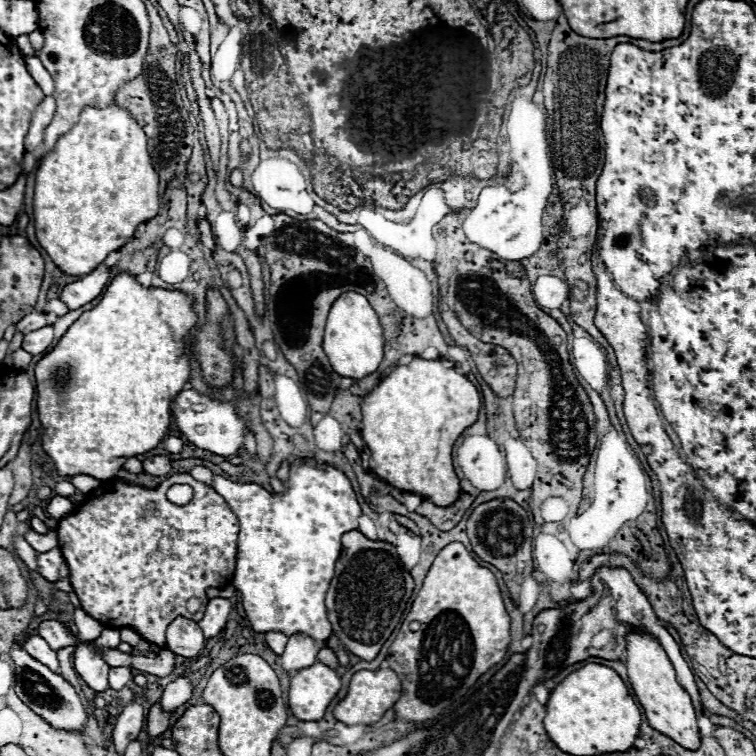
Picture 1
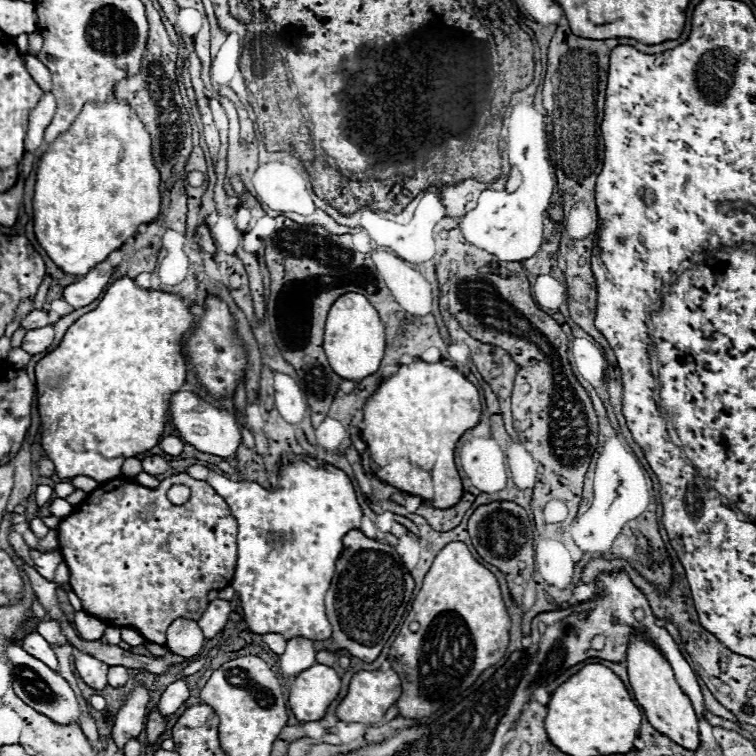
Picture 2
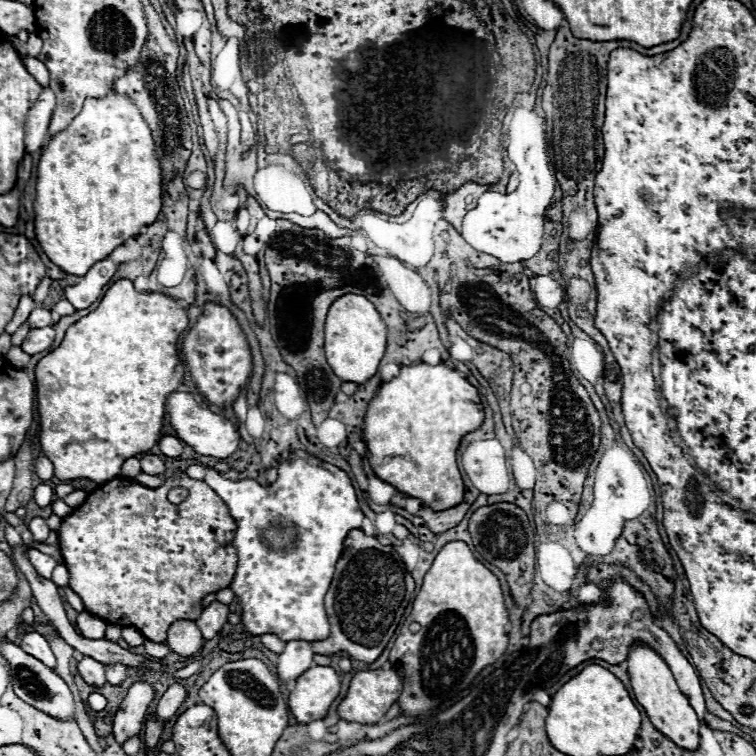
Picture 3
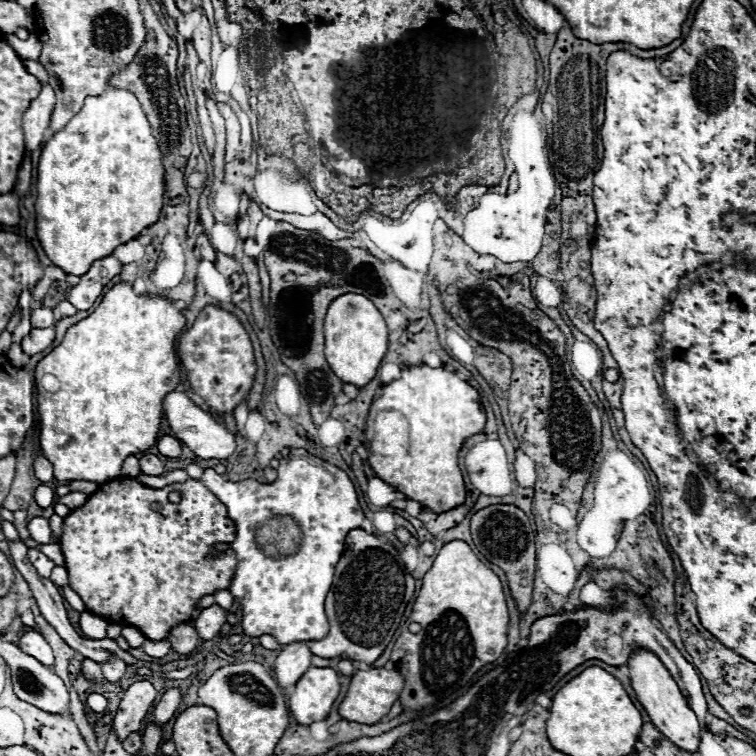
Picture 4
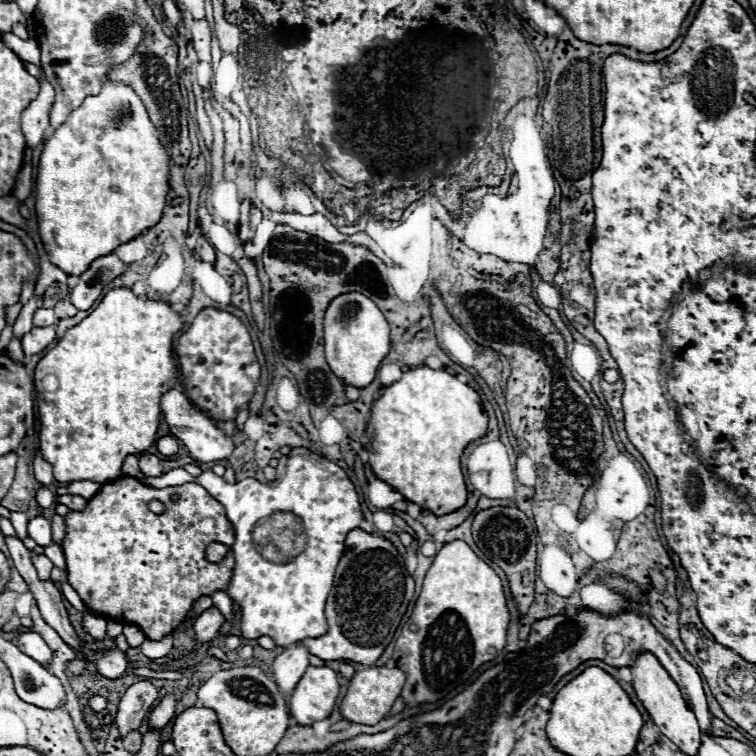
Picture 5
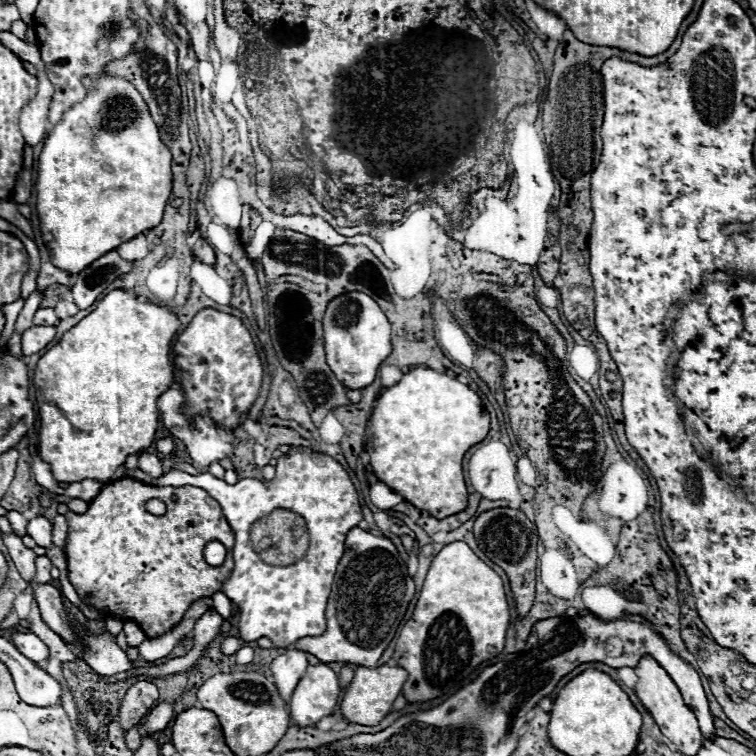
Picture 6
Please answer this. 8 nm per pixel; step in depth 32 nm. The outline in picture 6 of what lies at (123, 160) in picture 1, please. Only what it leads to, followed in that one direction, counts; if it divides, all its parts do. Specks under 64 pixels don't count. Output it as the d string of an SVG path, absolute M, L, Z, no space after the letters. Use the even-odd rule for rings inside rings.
M102 74L96 80L96 90L88 92L86 98L70 108L64 120L54 126L38 158L36 212L40 234L54 266L70 274L80 274L90 262L118 248L122 242L158 226L172 190L170 162L172 154L162 144L158 128L136 88L122 78Z

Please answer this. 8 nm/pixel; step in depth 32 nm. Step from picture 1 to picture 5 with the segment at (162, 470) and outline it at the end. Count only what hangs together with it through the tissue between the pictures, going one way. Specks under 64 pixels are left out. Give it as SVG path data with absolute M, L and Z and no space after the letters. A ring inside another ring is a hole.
M144 454L140 458L140 470L142 470L144 476L158 476L158 474L162 474L160 458L154 456L154 454Z

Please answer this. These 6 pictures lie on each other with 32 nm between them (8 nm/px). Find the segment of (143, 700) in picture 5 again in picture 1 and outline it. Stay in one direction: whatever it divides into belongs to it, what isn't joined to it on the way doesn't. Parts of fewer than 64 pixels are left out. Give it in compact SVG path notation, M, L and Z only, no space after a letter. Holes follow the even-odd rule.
M134 696L130 704L124 706L124 712L118 716L118 722L114 726L114 746L118 754L124 754L126 746L138 738L144 724L144 712L142 712L142 698Z

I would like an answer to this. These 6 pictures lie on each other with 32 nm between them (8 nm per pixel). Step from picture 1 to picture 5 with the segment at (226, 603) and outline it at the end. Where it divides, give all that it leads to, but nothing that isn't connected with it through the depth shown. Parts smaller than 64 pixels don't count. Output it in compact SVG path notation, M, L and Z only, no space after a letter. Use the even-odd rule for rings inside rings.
M212 606L208 610L204 610L196 620L194 620L194 632L196 632L196 640L198 642L210 642L212 638L216 638L216 634L220 632L220 626L224 624L224 616L222 612Z

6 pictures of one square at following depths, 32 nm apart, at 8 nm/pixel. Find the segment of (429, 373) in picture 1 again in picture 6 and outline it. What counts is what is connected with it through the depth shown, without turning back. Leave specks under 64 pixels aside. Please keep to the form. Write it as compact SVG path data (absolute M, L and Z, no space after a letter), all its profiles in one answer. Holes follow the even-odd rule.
M414 368L402 376L400 382L386 388L376 400L370 424L366 428L370 466L378 480L388 484L396 494L416 508L432 514L434 518L446 518L466 508L468 492L462 474L462 456L466 450L486 438L490 430L490 418L482 408L480 396L466 384L450 378L444 372L432 368Z

